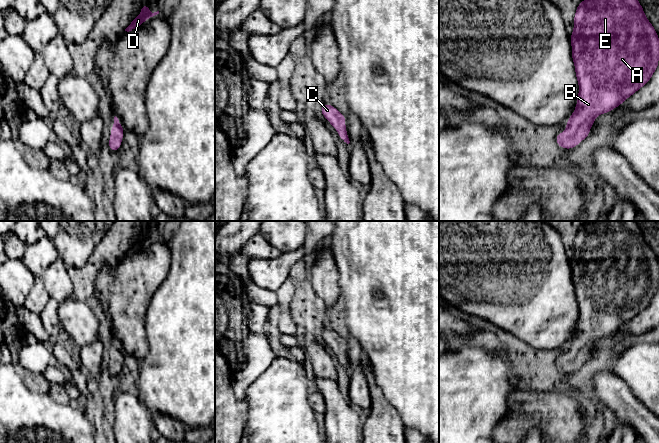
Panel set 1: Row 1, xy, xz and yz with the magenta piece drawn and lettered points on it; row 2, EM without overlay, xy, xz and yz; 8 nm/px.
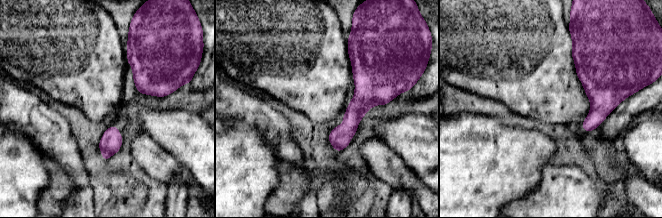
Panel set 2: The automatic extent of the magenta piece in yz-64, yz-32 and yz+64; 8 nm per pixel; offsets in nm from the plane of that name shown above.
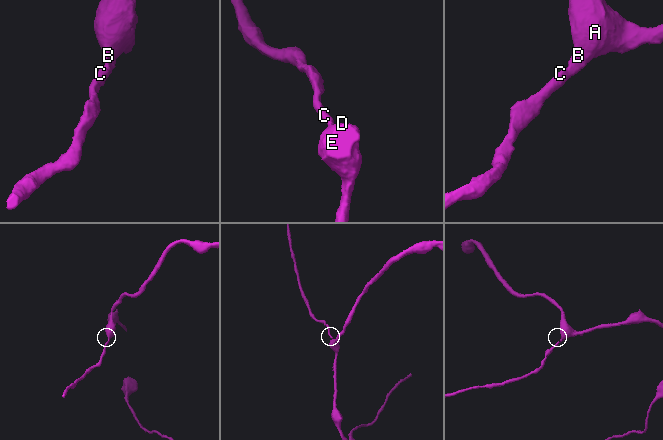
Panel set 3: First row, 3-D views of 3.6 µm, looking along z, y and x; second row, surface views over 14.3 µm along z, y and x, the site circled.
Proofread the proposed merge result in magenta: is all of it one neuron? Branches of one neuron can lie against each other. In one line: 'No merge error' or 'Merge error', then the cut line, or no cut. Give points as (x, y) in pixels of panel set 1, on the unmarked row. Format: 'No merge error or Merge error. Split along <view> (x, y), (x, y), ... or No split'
No merge error. No split

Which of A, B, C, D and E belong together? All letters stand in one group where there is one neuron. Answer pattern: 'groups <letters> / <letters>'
groups A B C D E

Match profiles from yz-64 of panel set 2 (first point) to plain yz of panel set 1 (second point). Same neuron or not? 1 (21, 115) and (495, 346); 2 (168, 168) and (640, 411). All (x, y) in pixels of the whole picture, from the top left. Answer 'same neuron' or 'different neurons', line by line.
1: same neuron
2: same neuron

